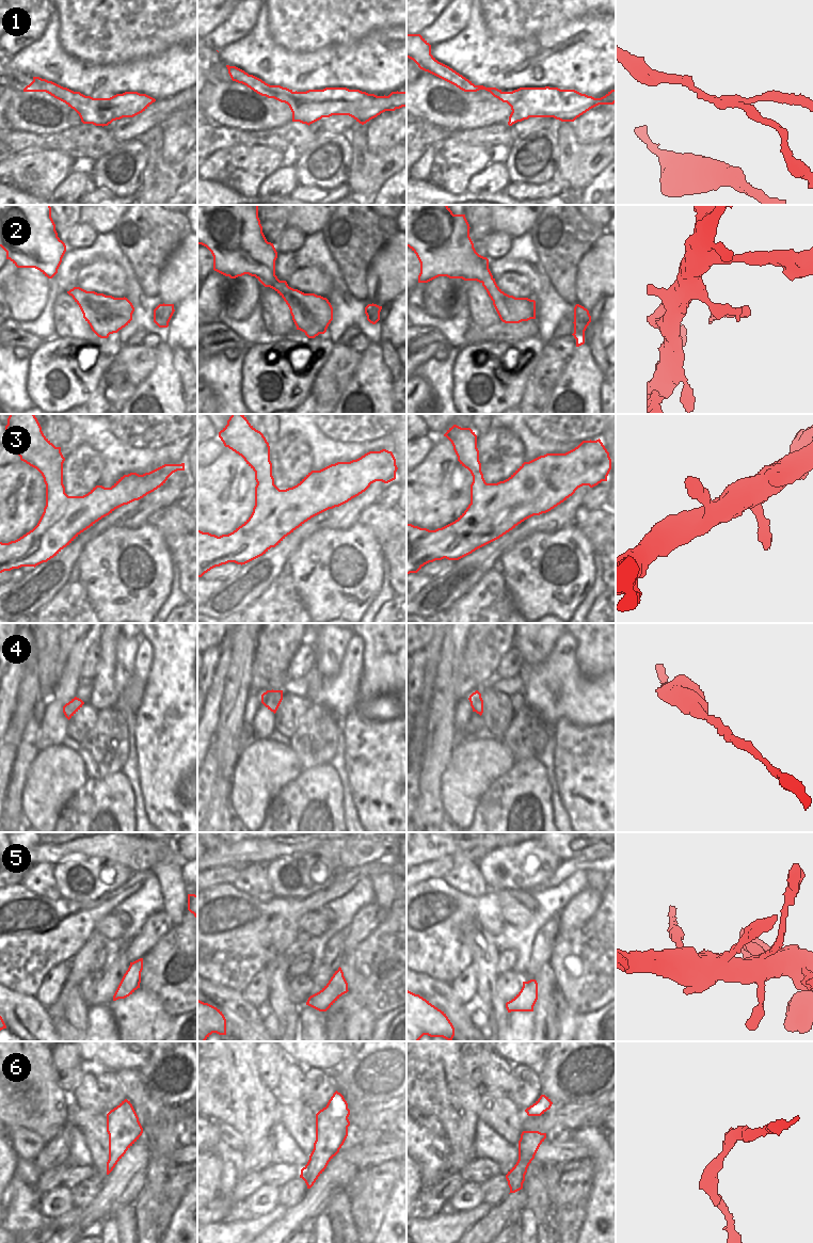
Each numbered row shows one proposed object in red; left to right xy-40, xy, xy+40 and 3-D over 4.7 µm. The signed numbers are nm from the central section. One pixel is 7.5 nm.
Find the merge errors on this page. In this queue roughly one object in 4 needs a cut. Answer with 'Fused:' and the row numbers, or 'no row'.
Fused: 1, 2

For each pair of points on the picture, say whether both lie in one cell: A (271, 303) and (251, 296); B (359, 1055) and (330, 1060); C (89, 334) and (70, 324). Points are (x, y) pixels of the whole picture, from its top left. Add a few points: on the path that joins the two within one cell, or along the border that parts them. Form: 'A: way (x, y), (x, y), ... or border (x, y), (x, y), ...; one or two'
A: border (260, 283), (260, 300), (258, 302); two
B: border (350, 1052), (337, 1066), (329, 1071); two
C: way (84, 332), (75, 327); one

